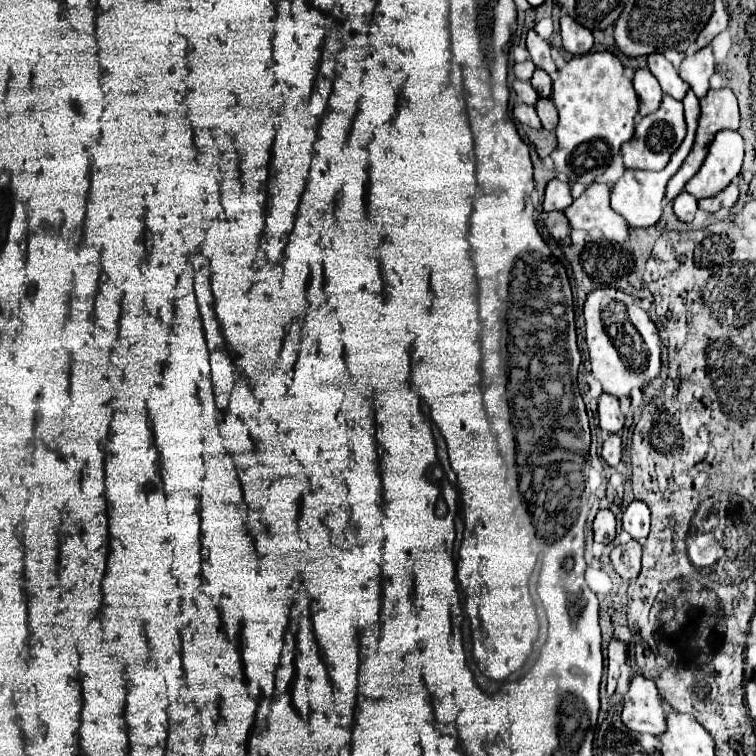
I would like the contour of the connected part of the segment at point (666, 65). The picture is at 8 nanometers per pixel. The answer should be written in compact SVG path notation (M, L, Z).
M651 53L647 57L647 67L655 75L655 79L659 81L663 93L671 95L677 101L681 101L685 97L689 85L679 77L677 69L661 53Z

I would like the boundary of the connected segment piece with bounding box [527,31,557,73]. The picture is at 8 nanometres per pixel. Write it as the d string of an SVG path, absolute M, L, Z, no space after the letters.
M529 31L527 33L527 49L531 53L533 63L539 69L543 69L547 73L553 73L557 69L555 63L553 63L553 59L551 59L551 45L549 45L549 41L541 39L535 31Z

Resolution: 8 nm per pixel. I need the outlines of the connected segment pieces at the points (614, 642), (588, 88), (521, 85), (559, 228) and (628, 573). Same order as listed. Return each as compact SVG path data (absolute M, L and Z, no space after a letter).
M611 639L609 647L607 647L607 677L609 677L609 685L607 689L609 691L615 691L615 683L617 683L617 677L619 677L619 667L627 661L627 647L625 643L621 643L619 639Z
M587 53L573 57L563 69L559 69L559 79L553 81L551 95L557 111L559 125L555 129L557 147L551 153L555 169L569 177L577 177L579 183L589 185L597 175L605 173L615 155L619 155L621 143L633 137L635 115L637 115L637 95L631 79L623 77L621 61L611 53Z
M515 79L515 81L513 81L513 89L515 89L517 99L519 99L521 103L535 105L535 101L539 99L539 95L535 93L535 89L531 87L531 83L529 83L529 81L519 81L519 79Z
M551 211L551 213L547 213L545 227L547 227L547 231L551 233L551 237L557 243L561 243L561 245L569 245L571 243L571 239L569 239L571 227L569 227L569 221L563 215L563 211Z
M631 539L629 543L617 545L611 551L611 563L623 579L637 577L641 571L641 545L635 539Z

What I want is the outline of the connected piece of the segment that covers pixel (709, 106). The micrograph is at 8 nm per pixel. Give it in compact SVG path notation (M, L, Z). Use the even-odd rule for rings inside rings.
M709 89L709 93L701 99L699 105L701 105L701 115L699 115L699 121L697 121L695 143L693 143L693 149L691 149L691 153L687 155L685 163L681 165L681 169L679 169L679 171L669 179L669 183L667 183L667 201L673 201L673 199L683 191L685 183L699 171L699 167L701 167L701 163L703 163L703 159L705 159L705 155L707 155L707 151L709 151L709 145L711 145L715 133L721 131L721 129L737 129L737 127L739 127L737 97L733 95L731 89L719 89L719 91Z

